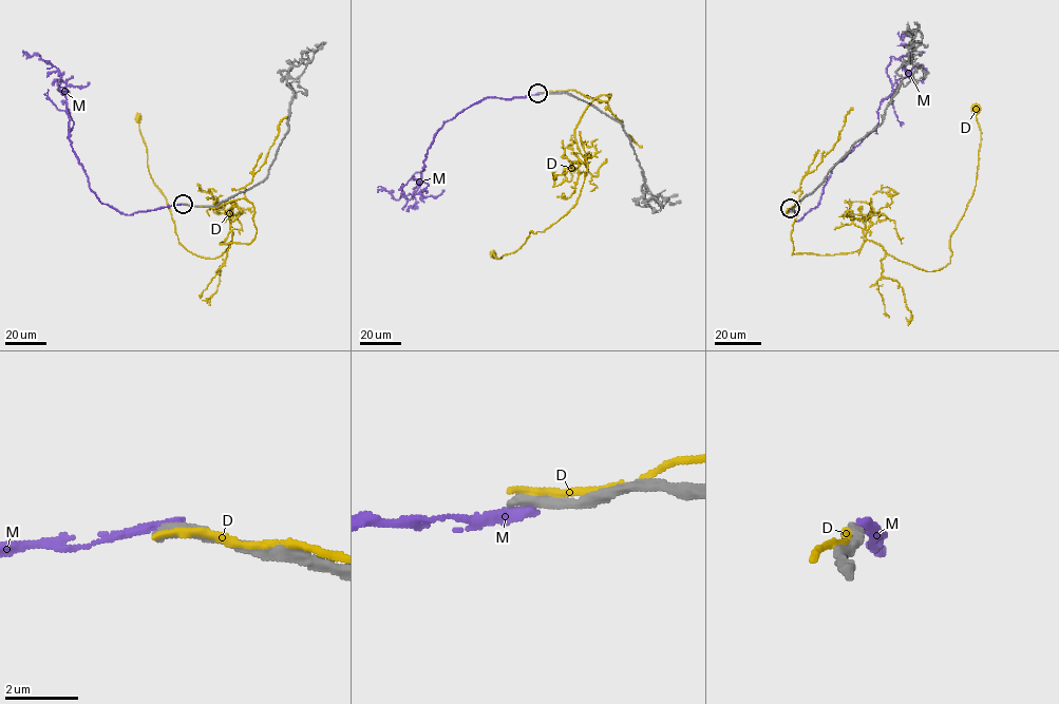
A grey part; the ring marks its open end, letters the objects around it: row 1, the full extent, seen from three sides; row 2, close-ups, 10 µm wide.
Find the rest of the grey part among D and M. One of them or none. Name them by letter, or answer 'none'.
none

